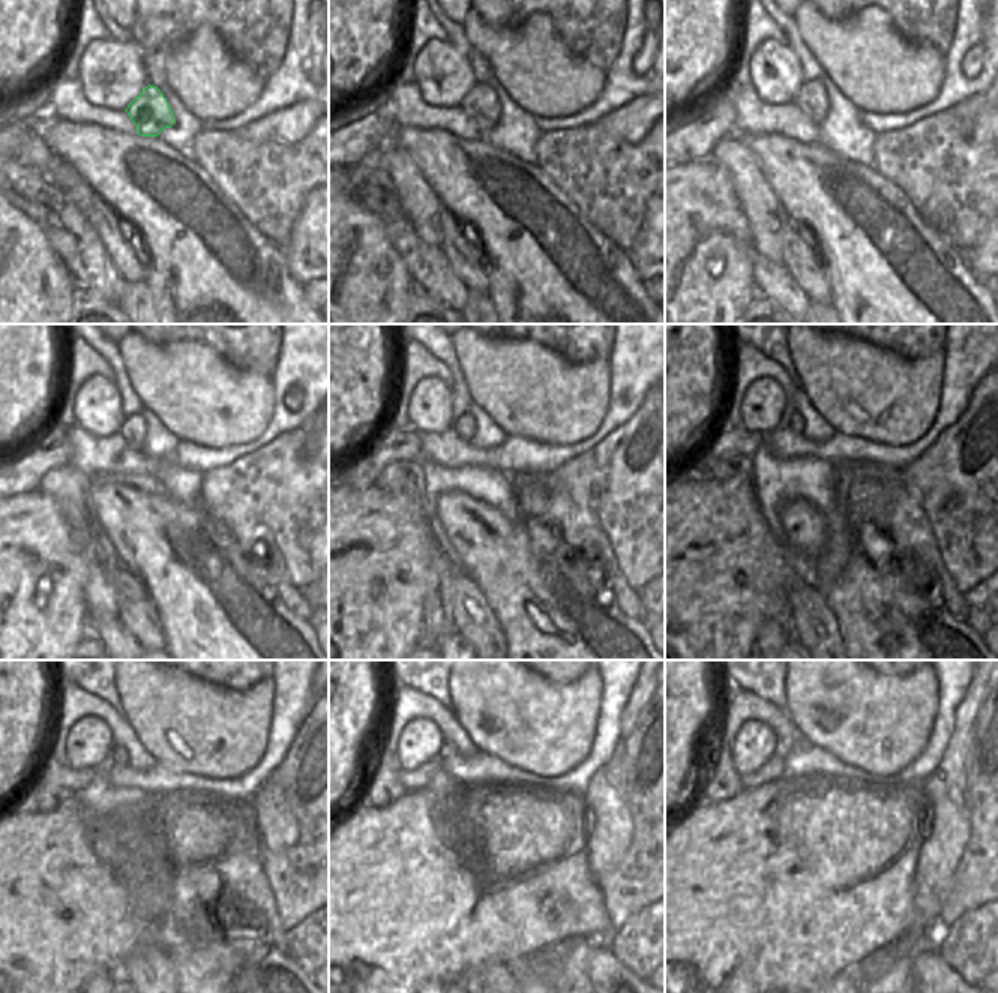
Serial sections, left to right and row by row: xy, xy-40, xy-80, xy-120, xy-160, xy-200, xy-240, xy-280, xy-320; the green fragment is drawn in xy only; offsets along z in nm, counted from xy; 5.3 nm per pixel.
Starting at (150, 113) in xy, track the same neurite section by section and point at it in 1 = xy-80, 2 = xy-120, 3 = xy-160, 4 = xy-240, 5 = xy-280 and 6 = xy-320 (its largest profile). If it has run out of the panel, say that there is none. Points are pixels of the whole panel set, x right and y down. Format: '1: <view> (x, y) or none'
1: xy-80 (811, 99)
2: xy-120 (132, 429)
3: xy-160 (464, 426)
4: xy-240 (122, 758)
5: xy-280 (447, 749)
6: xy-320 (784, 743)

